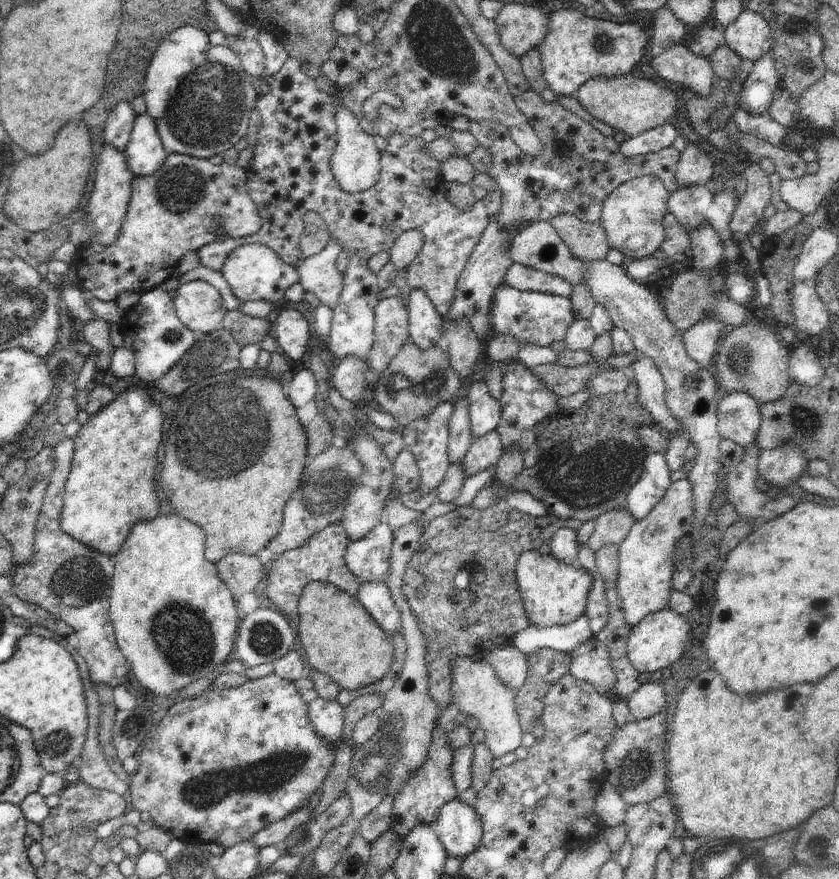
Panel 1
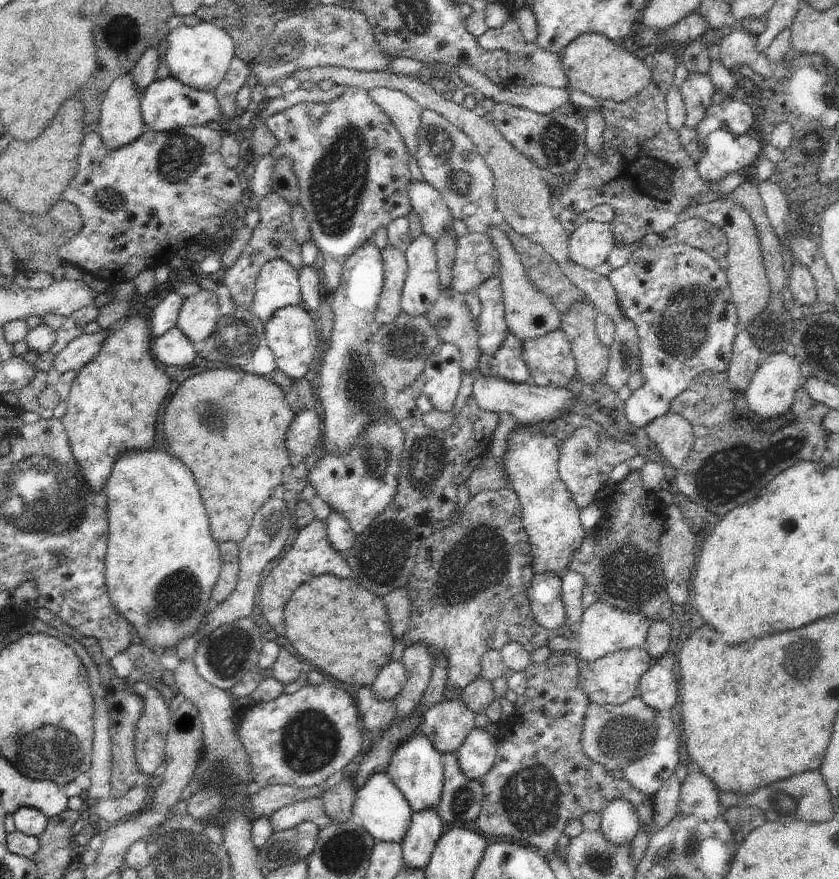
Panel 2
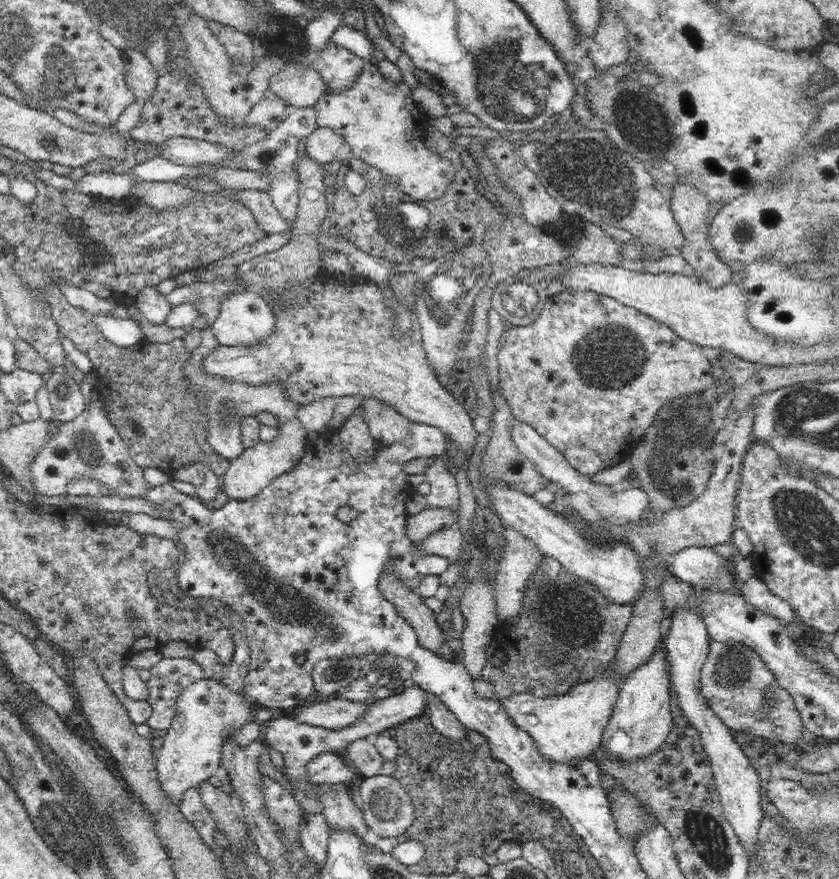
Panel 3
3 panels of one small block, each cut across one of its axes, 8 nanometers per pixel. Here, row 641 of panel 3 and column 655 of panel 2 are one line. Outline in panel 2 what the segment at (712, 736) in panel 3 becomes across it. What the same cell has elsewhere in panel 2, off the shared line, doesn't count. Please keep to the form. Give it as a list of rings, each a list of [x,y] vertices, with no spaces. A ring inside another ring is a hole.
[[[657,662],[640,679],[637,695],[659,714],[668,713],[680,702],[679,681],[674,671]]]

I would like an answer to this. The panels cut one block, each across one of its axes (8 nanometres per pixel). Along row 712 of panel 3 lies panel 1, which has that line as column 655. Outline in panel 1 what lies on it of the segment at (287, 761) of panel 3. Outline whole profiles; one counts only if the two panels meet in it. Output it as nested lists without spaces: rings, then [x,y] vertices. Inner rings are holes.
[[[636,350],[635,361],[631,364],[629,371],[632,377],[637,380],[639,386],[639,403],[644,407],[655,420],[657,427],[664,428],[668,432],[678,432],[681,422],[670,414],[668,407],[665,403],[665,380],[660,369],[656,366],[656,363],[642,351]]]

